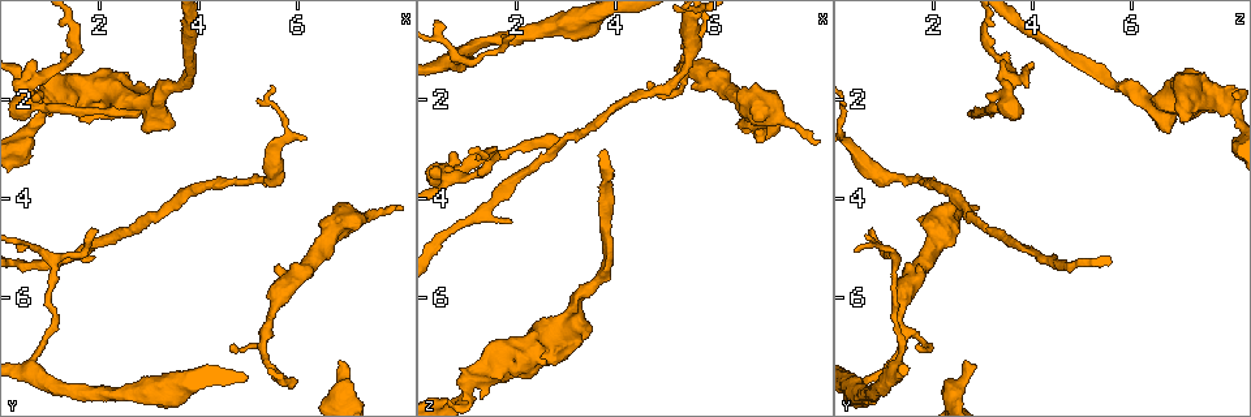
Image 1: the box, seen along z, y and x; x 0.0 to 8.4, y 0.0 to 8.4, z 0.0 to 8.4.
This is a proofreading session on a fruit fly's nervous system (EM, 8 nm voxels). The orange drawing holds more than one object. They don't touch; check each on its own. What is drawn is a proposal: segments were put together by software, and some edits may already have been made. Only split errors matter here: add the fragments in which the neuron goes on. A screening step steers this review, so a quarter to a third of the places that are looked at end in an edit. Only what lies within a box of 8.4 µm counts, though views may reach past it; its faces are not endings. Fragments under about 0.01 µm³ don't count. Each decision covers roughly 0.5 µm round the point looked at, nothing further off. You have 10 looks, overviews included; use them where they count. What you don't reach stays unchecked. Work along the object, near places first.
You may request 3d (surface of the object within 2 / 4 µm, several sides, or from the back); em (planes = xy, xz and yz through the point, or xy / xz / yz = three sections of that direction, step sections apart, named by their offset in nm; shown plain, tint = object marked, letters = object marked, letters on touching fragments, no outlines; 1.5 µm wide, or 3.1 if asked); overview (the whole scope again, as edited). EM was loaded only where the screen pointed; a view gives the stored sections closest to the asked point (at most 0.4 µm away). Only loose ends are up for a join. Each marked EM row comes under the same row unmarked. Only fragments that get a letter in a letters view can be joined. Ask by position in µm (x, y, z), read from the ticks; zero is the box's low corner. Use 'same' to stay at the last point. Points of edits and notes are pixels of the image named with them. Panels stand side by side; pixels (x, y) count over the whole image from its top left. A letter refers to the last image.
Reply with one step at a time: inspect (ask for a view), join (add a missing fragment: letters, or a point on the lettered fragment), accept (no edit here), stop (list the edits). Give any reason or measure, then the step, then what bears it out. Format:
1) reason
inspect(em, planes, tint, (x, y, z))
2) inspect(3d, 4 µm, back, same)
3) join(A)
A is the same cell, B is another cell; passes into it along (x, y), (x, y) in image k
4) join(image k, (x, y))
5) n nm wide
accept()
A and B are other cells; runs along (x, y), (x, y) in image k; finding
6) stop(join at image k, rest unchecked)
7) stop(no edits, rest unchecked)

branch stops here
inspect(3d, 4 µm, (4.70, 6.95, 1.60))

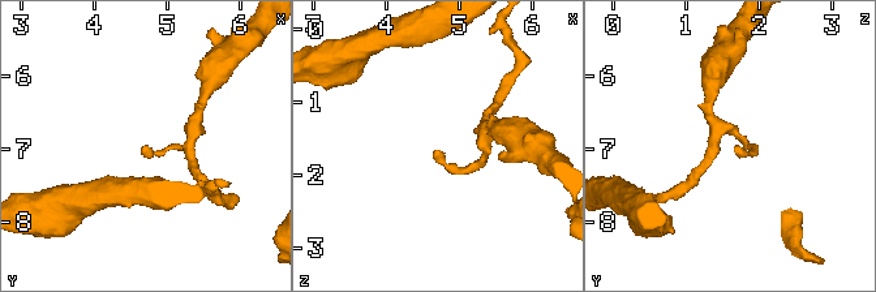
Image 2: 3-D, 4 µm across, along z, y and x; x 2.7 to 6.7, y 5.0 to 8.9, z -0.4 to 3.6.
inspect(em, planes, letters, (4.70, 6.90, 1.65))

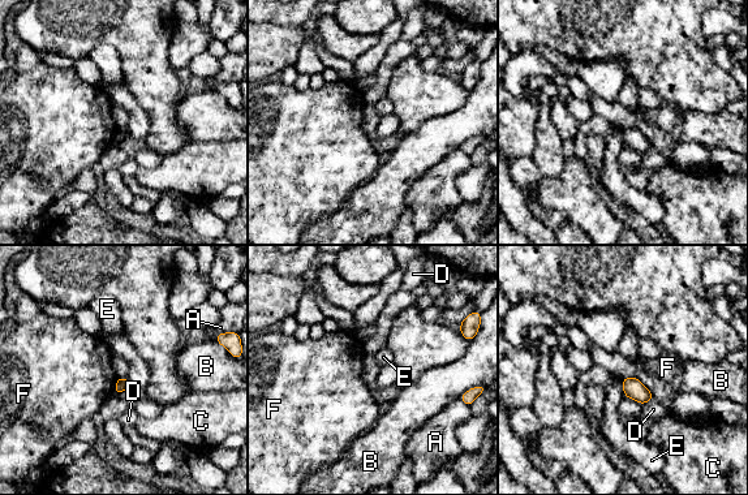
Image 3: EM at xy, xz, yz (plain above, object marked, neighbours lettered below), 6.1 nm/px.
F touches over 100 nm
accept()
A, B, C, D, E and F are other cells; border along (620, 379), (624, 394) in image 3; none of them fits

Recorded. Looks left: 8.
an open end
inspect(3d, 2 µm, (2.90, 2.25, 2.85))

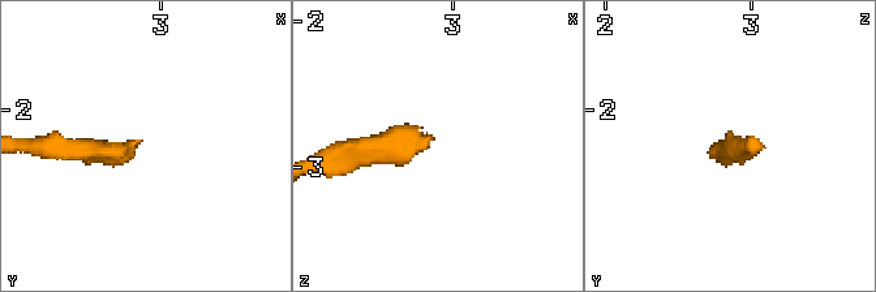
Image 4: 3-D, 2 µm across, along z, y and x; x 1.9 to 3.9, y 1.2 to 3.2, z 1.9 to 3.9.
need the tissue
inspect(em, xz, step 4, letters, (2.86, 2.24, 2.80))

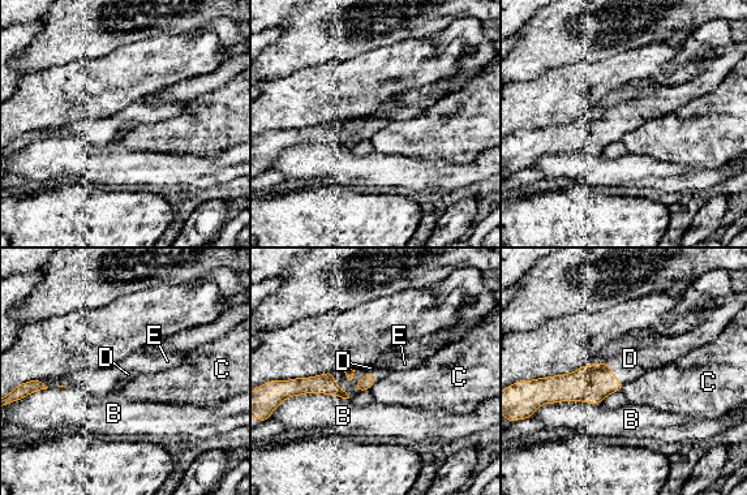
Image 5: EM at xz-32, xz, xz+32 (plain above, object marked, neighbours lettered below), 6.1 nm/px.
inspect(em, planes, letters, same)

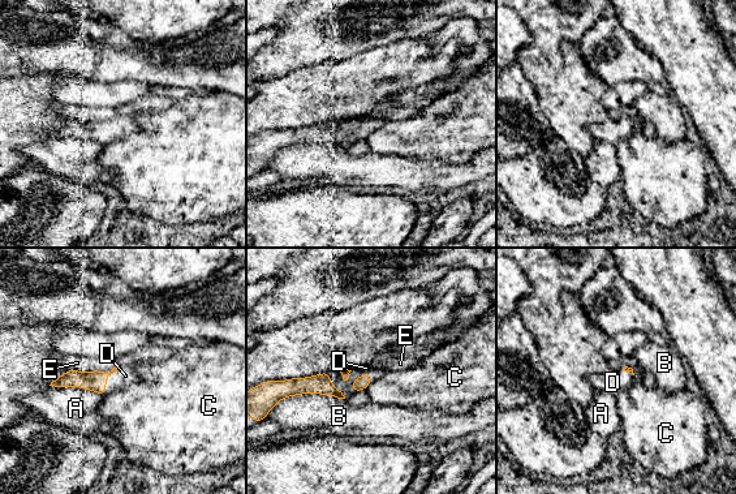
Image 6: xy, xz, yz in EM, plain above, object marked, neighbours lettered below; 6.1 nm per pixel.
B touches over 380 nm
join(D)
D is the same cell, A, B, C and E are other cells; the neuron continues

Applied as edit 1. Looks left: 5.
thick end
inspect(3d, 4 µm, (1.85, 2.50, 7.10))

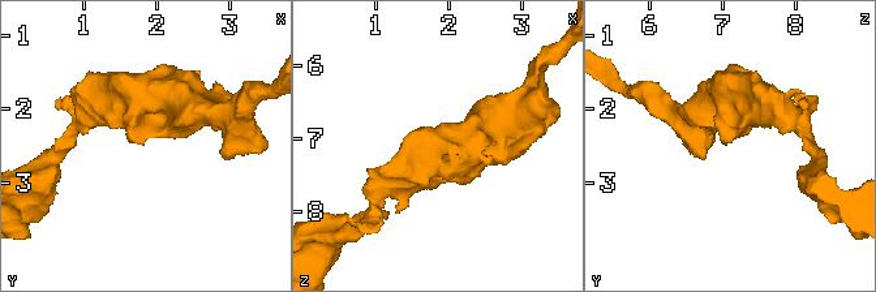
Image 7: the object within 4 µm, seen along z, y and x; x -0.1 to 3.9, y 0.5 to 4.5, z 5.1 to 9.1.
now the EM
inspect(em, planes, tint, (1.80, 2.45, 7.05))

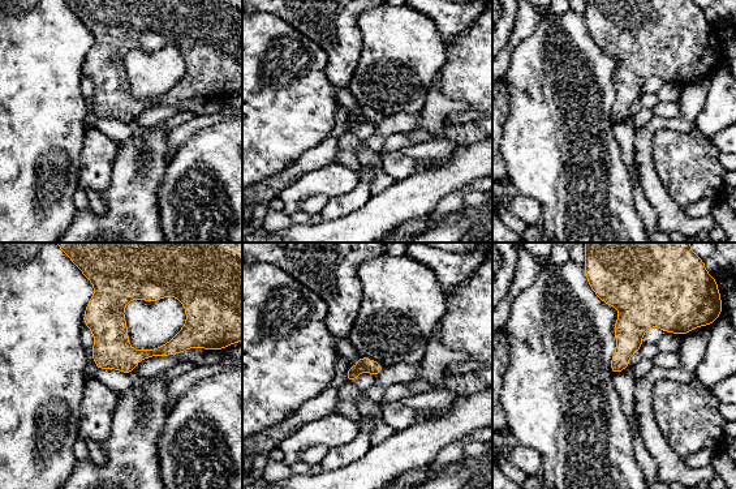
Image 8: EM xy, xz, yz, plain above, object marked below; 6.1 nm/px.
see the neighbours
inspect(em, planes, letters, same)

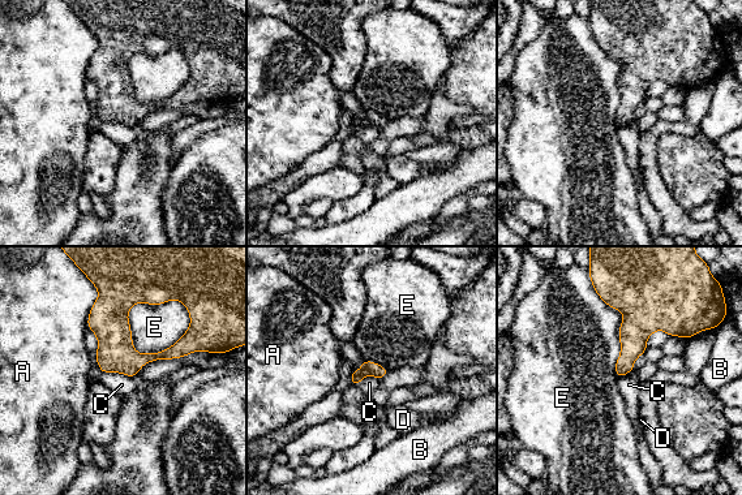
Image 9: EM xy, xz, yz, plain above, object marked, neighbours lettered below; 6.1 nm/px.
accept()
A, B, C, D and E are other cells; border along (102, 371), (119, 371), (133, 378) in image 9; none of them fits

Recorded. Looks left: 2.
stop(join at image 6, rest unchecked)

